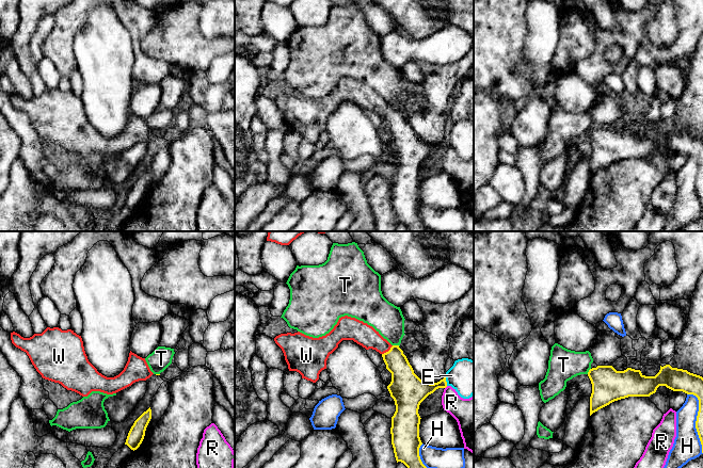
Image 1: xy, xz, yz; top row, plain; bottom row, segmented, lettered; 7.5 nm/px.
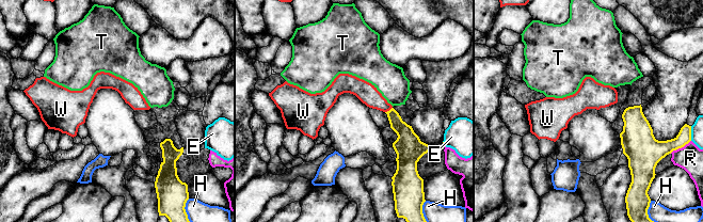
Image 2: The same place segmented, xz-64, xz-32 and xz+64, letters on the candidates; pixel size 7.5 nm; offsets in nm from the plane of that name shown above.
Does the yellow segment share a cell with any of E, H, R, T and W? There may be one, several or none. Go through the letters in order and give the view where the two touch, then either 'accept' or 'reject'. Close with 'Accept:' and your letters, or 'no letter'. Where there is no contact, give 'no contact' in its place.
E: meets yellow in xz; reject
H: meets yellow in yz; reject
R: no contact; reject
T: meets yellow in xz; reject
W: meets yellow in xz; accept
Accept: W

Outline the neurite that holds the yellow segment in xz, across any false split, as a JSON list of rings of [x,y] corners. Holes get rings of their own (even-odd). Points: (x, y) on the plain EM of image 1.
[[[348,77],[339,79],[334,90],[325,97],[313,99],[300,93],[281,95],[274,99],[275,104],[282,110],[289,132],[297,132],[302,140],[316,144],[319,135],[326,130],[329,117],[338,109],[342,101],[353,101],[366,111],[372,110],[379,113],[392,134],[392,143],[387,147],[390,158],[395,162],[396,173],[392,178],[392,206],[397,224],[403,224],[409,231],[428,231],[419,217],[419,209],[422,206],[419,198],[420,177],[418,175],[420,164],[438,149],[446,149],[447,143],[444,138],[437,144],[430,145],[421,142],[410,126],[406,117],[399,107],[392,107],[372,87]]]

